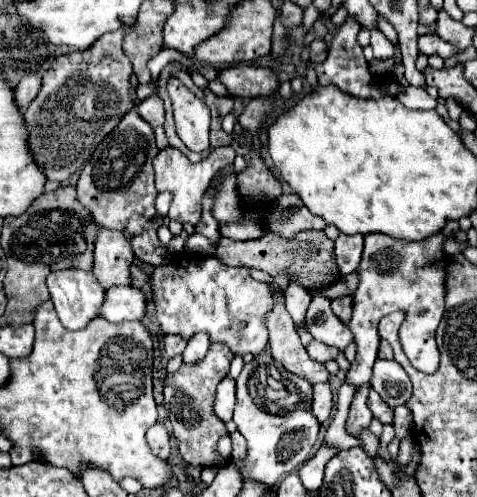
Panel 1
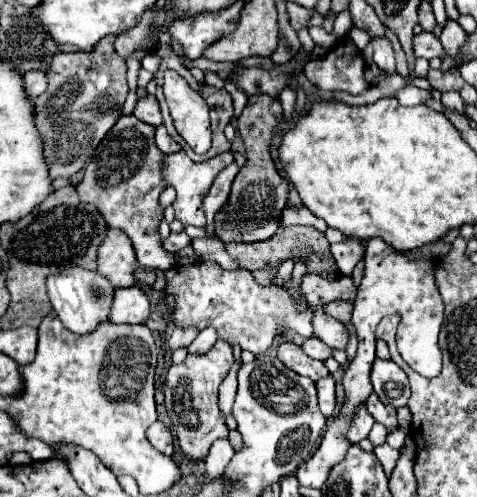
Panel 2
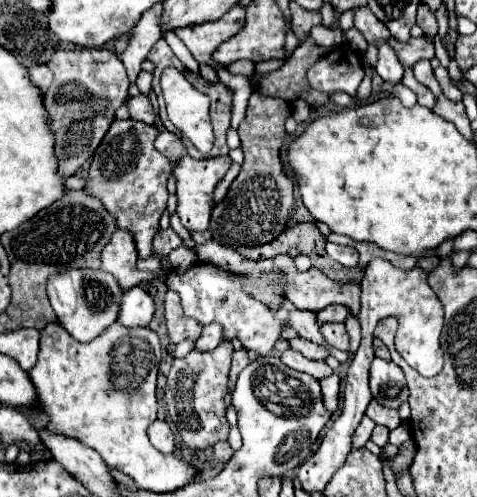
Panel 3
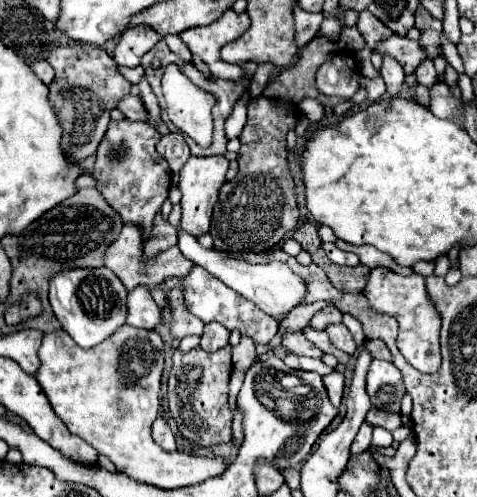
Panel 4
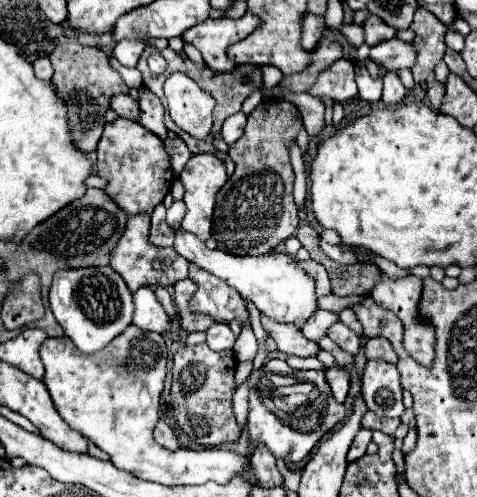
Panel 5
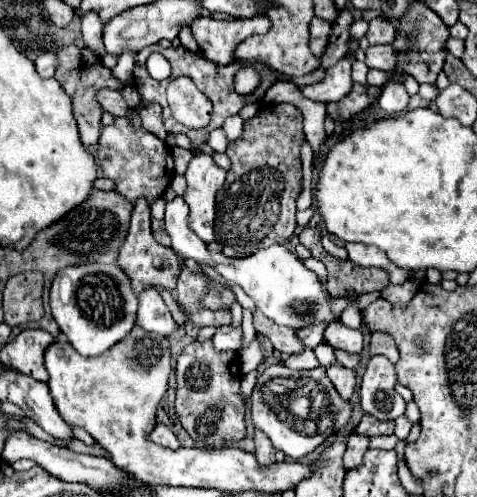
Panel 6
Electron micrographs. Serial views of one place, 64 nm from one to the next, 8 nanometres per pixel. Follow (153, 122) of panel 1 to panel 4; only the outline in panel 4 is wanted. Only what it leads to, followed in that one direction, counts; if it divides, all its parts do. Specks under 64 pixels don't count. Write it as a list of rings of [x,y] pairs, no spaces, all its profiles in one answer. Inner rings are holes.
[[[126,96],[118,104],[118,108],[124,112],[124,116],[128,120],[144,120],[144,122],[148,122],[148,112],[144,108],[144,102],[138,96]]]

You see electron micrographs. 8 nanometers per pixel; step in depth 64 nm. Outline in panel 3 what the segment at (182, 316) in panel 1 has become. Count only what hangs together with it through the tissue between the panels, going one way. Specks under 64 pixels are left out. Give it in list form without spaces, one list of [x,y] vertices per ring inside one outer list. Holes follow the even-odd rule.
[[[198,262],[185,273],[170,273],[167,275],[166,285],[169,290],[179,294],[182,310],[188,318],[198,320],[202,326],[210,322],[220,324],[224,330],[224,340],[238,338],[246,350],[252,350],[256,354],[270,354],[270,350],[274,348],[274,342],[280,338],[280,332],[286,326],[292,326],[300,338],[308,338],[308,340],[324,344],[324,338],[320,338],[320,332],[318,332],[316,312],[300,310],[288,298],[282,298],[278,308],[272,310],[268,304],[256,300],[252,294],[244,290],[244,282],[240,274],[238,276],[228,274],[214,264]]]

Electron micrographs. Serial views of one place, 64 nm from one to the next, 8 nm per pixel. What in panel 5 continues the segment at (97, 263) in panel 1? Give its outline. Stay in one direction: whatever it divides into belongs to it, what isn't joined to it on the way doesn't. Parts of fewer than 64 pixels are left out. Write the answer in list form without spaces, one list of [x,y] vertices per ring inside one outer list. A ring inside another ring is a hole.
[[[144,216],[128,218],[126,230],[110,254],[110,268],[124,278],[130,292],[136,292],[142,286],[174,286],[178,280],[188,278],[190,262],[184,260],[174,248],[156,248],[148,244],[148,230],[150,222],[144,220]]]

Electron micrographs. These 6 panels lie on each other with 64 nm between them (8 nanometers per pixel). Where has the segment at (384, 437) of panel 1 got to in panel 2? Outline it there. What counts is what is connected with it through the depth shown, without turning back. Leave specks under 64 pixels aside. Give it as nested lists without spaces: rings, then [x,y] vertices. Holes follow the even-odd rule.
[[[385,442],[381,446],[374,448],[374,454],[376,454],[382,466],[384,466],[384,472],[390,476],[399,458],[400,451],[390,447],[389,444]]]

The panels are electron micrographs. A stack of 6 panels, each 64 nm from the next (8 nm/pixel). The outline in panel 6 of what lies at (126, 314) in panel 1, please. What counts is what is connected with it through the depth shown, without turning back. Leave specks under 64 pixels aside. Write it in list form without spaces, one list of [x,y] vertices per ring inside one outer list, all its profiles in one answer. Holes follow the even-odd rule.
[[[148,288],[138,294],[138,316],[136,324],[148,332],[168,336],[172,330],[176,330],[176,322],[172,320],[164,300],[154,288]]]

